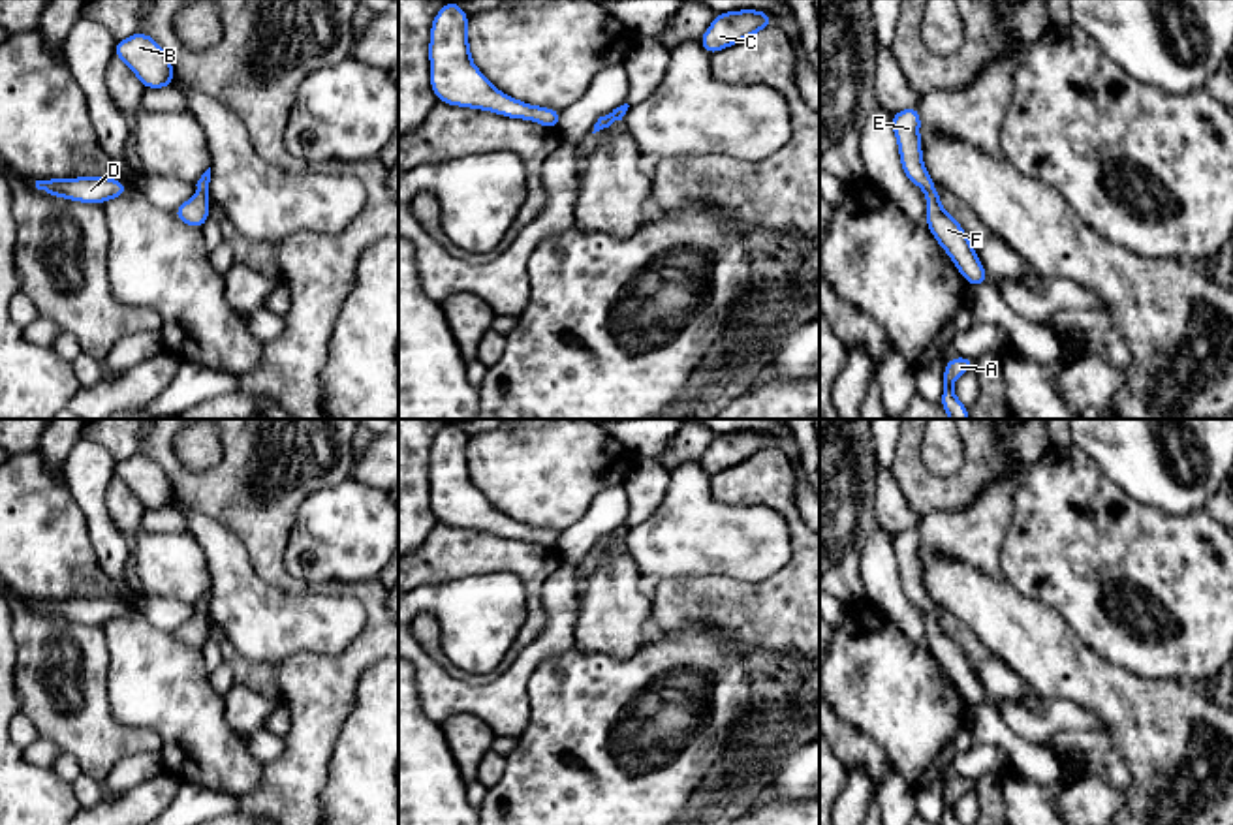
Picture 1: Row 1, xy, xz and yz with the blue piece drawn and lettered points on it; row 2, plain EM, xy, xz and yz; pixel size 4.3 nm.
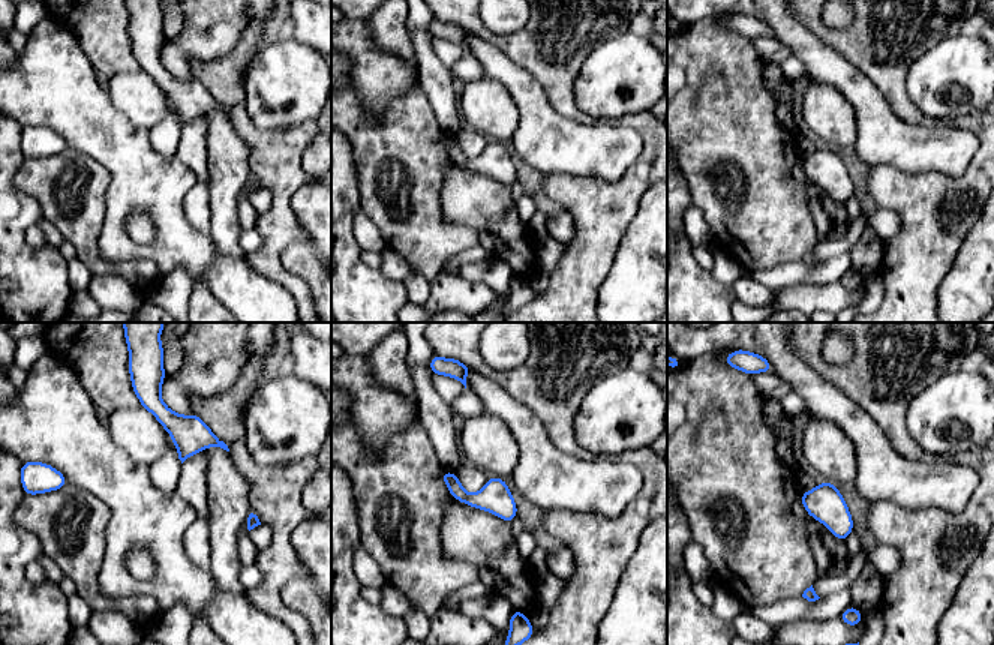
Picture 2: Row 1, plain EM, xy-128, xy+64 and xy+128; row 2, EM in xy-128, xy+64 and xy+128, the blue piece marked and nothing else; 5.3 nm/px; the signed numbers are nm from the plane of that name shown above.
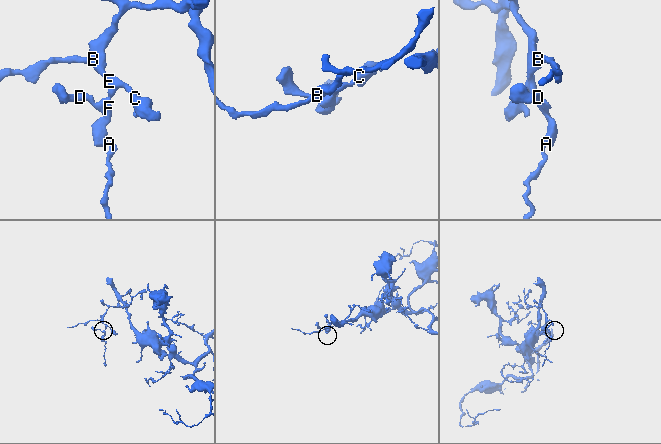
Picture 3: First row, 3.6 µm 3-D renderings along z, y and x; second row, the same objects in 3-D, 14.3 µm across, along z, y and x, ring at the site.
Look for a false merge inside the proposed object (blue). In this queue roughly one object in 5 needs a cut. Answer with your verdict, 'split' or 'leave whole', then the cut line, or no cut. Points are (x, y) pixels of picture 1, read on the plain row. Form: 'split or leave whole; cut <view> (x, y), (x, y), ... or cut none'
leave whole; cut none

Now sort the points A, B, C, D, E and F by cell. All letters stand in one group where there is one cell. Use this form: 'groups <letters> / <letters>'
groups A B C D E F

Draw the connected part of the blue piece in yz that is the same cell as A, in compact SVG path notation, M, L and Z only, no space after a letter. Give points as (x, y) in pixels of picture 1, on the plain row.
M951 778L944 789L944 812L942 812L942 821L940 825L960 825L960 821L953 814L953 804L955 801L975 789L975 780L966 780L966 778Z

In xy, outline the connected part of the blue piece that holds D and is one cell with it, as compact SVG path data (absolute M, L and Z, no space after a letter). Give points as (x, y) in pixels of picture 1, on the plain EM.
M109 598L36 601L36 609L49 616L58 616L81 624L103 624L128 615L126 605Z

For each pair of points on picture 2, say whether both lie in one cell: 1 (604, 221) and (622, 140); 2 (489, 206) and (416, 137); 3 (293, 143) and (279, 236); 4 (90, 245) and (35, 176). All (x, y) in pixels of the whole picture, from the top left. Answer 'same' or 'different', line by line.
1: different
2: different
3: same
4: same

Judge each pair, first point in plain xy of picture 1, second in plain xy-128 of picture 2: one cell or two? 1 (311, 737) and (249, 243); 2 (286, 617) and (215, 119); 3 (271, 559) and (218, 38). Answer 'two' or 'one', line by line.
1: two
2: one
3: two

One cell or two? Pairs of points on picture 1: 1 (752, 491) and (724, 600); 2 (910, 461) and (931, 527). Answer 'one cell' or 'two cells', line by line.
1: one cell
2: two cells

